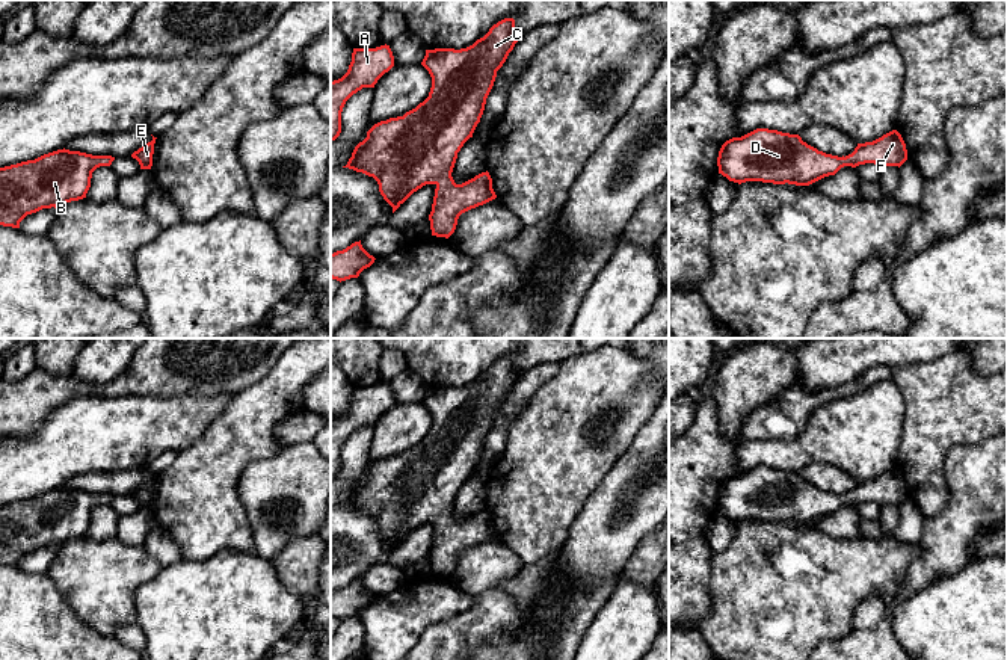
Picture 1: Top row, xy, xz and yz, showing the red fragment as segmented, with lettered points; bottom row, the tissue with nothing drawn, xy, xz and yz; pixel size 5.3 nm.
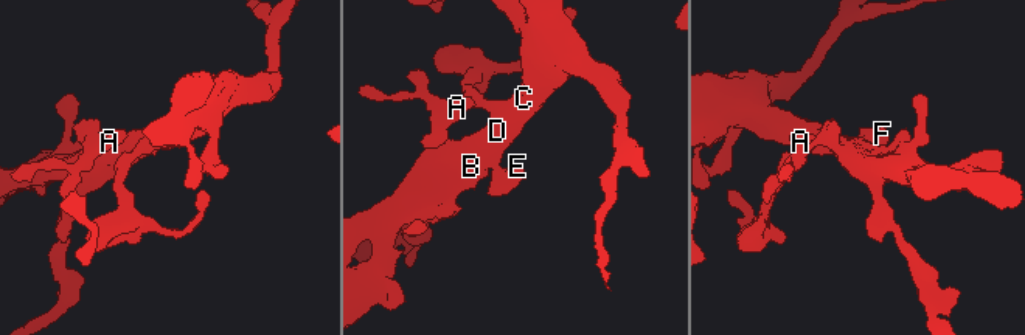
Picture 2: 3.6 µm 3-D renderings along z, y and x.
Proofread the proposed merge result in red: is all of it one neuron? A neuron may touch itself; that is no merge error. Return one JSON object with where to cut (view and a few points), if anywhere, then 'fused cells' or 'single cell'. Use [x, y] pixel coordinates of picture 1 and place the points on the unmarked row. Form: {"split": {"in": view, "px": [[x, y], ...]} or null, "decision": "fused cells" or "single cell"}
{"split": null, "decision": "single cell"}

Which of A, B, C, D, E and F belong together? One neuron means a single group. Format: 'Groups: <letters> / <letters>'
Groups: A B C D E F

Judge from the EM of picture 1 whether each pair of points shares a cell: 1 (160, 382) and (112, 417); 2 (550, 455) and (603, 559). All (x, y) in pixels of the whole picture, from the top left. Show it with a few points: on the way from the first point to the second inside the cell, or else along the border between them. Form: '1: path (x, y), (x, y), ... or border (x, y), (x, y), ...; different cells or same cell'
1: border (178, 394), (120, 394), (107, 397); different cells
2: border (600, 484), (586, 500), (562, 544); different cells

